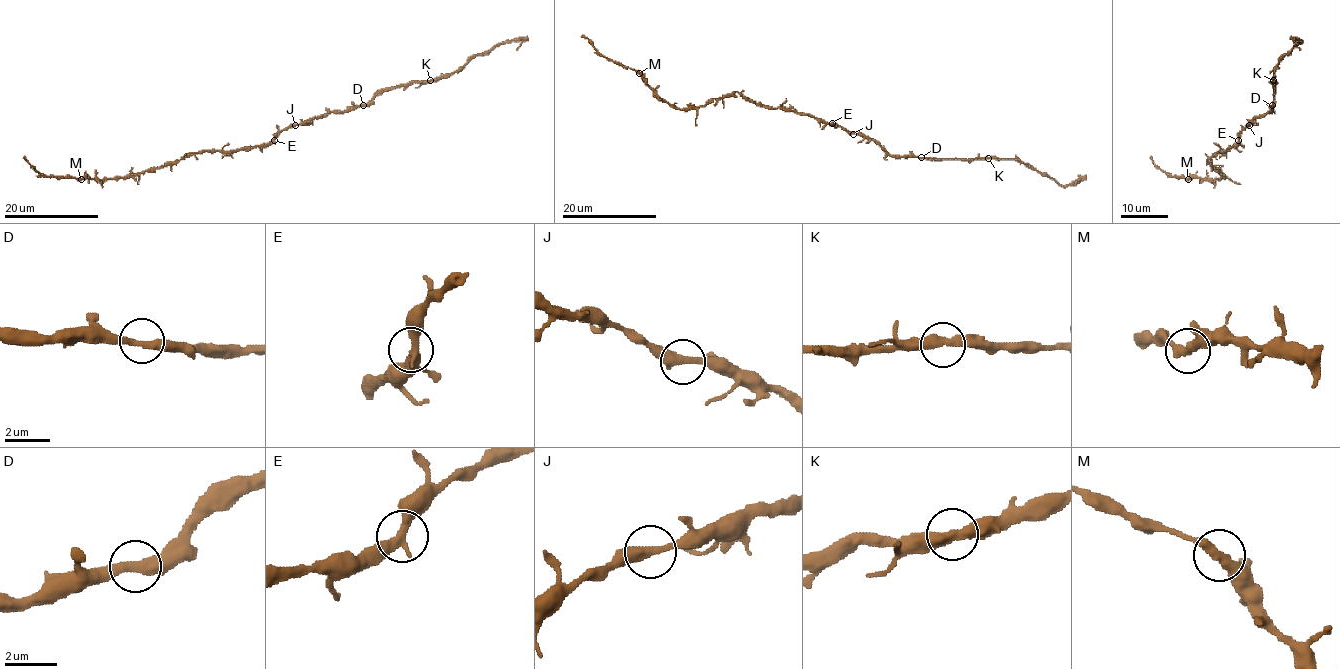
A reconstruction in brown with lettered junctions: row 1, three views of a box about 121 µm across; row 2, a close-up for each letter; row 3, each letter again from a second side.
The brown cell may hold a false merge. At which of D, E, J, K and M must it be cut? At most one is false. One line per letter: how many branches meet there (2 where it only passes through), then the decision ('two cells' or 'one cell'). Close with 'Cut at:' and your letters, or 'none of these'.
D: 2 | one cell
E: 2 | one cell
J: 2 | one cell
K: 2 | one cell
M: 2 | one cell
Cut at: none of these

